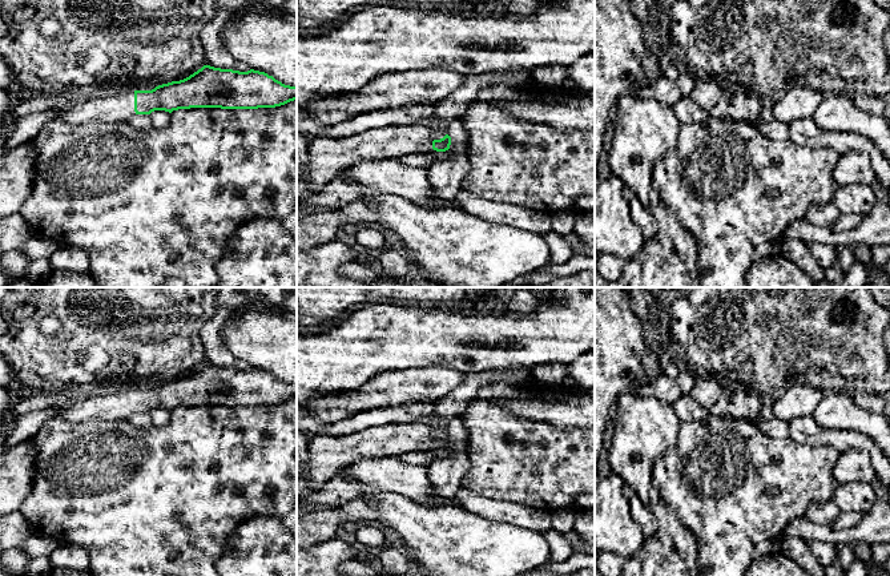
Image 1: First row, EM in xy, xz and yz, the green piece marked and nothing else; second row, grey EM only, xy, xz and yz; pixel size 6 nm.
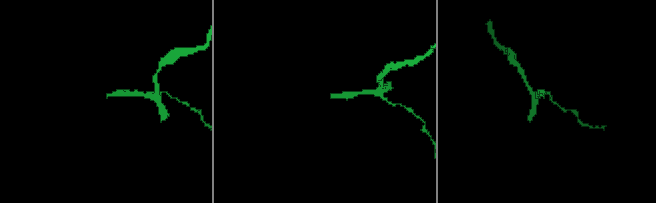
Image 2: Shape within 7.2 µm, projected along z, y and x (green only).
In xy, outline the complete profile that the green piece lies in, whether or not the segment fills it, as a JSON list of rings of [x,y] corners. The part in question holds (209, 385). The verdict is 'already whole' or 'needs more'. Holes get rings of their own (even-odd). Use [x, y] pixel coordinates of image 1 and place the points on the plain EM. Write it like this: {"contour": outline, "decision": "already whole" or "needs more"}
{"contour": [[[204,363],[189,375],[156,384],[152,388],[121,388],[77,402],[71,407],[57,407],[61,418],[69,422],[89,419],[128,420],[132,414],[150,412],[154,408],[172,411],[190,406],[258,407],[275,406],[297,398],[297,384],[285,383],[265,370],[239,370]]], "decision": "needs more"}

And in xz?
{"contour": [[[427,420],[374,426],[350,435],[331,436],[325,434],[311,436],[309,444],[309,462],[305,472],[297,475],[297,499],[321,491],[343,467],[362,458],[399,458],[407,452],[426,452],[432,448],[446,450],[450,447],[450,443],[451,435],[446,432],[443,436],[435,438],[434,430]]], "decision": "needs more"}

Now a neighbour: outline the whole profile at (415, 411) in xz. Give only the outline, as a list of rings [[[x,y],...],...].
[[[412,402],[403,406],[372,408],[354,414],[341,422],[327,423],[326,434],[331,436],[350,435],[374,426],[430,420],[434,418],[436,418],[434,402]]]

